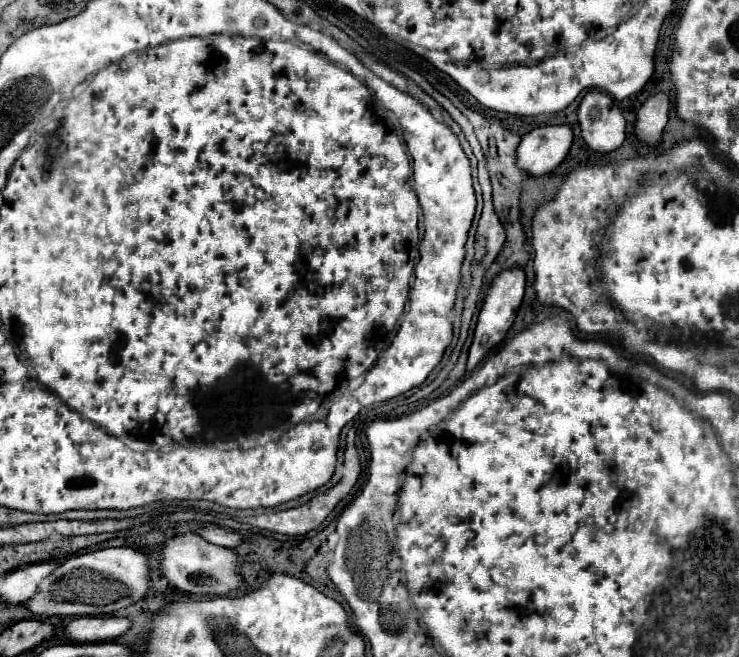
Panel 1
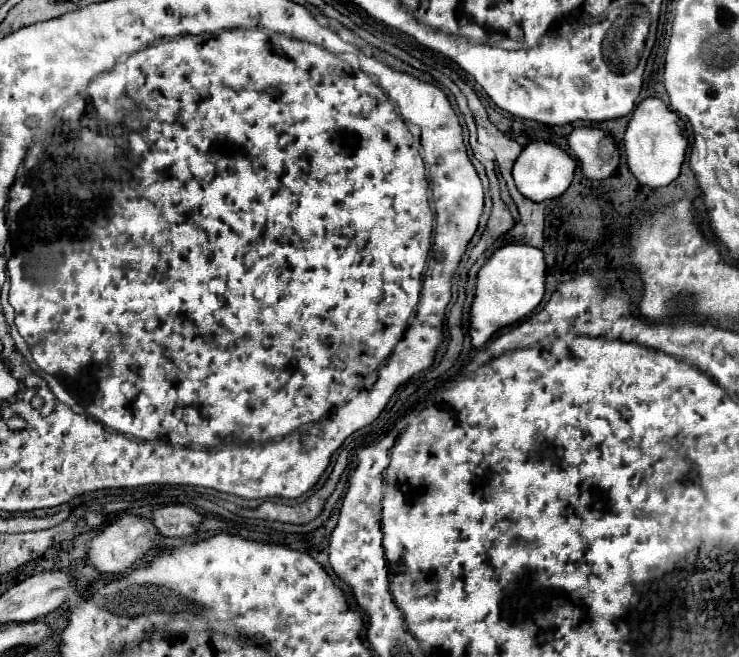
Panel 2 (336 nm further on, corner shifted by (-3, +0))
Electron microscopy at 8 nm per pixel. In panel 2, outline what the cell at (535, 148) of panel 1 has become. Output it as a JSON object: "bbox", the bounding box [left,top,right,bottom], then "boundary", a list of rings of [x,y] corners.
{"bbox":[514,141,576,201],"boundary":[[[534,141],[534,143],[528,143],[522,149],[520,157],[516,159],[514,181],[520,193],[524,193],[524,197],[528,197],[530,201],[548,201],[548,199],[560,197],[568,189],[568,185],[574,179],[574,169],[576,169],[576,161],[558,145],[552,145],[546,141]]]}

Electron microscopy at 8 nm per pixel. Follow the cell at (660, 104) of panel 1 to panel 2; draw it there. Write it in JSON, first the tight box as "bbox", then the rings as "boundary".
{"bbox":[624,99,688,187],"boundary":[[[644,99],[632,113],[632,119],[624,133],[624,153],[632,175],[648,187],[666,187],[680,175],[680,167],[686,155],[688,139],[684,137],[684,127],[680,117],[670,111],[660,99]]]}

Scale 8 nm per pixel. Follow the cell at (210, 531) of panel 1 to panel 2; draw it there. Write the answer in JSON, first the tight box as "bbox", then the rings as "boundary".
{"bbox":[152,505,204,537],"boundary":[[[186,505],[160,507],[152,515],[152,523],[164,537],[190,537],[200,531],[204,517]]]}

